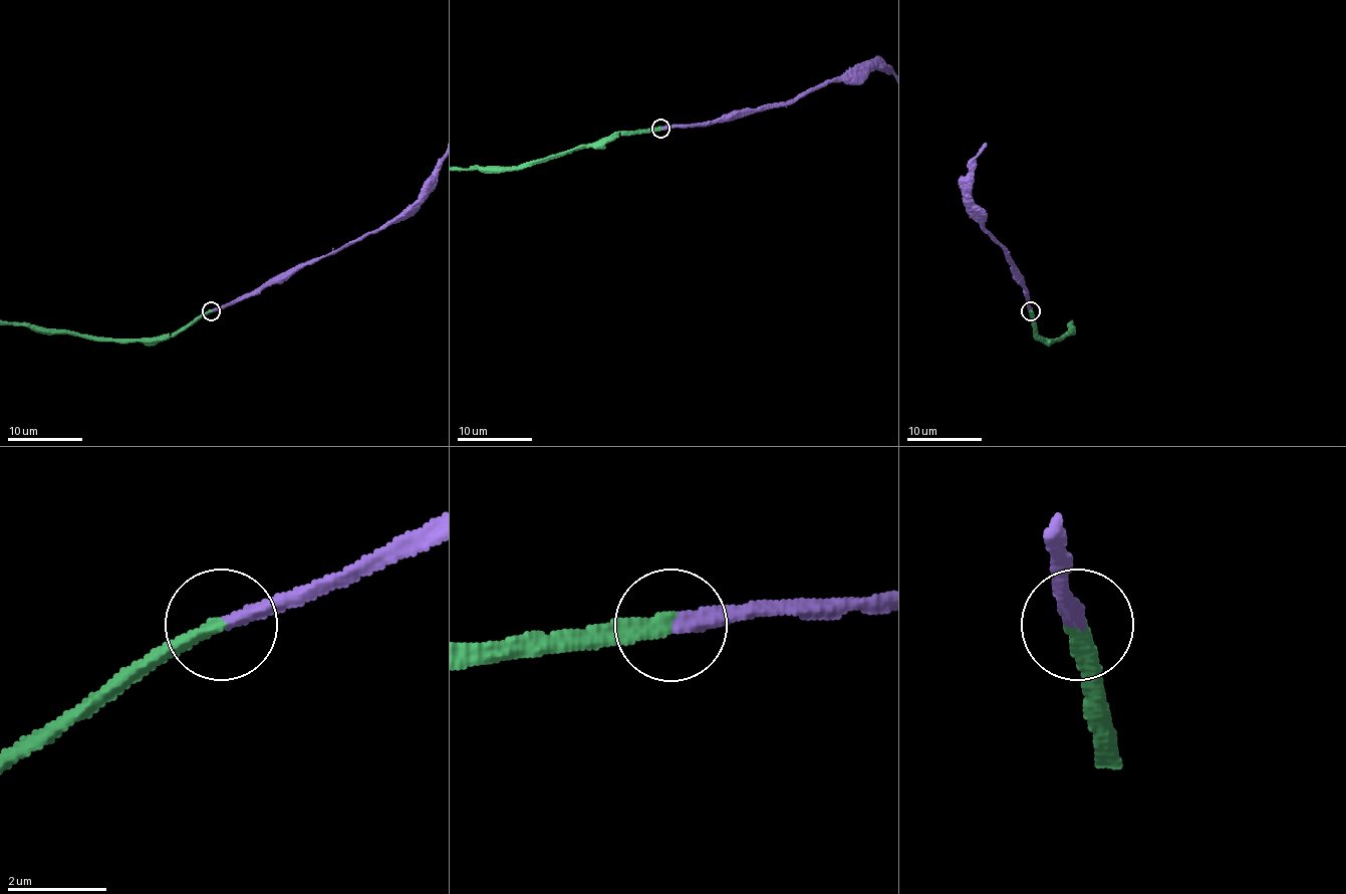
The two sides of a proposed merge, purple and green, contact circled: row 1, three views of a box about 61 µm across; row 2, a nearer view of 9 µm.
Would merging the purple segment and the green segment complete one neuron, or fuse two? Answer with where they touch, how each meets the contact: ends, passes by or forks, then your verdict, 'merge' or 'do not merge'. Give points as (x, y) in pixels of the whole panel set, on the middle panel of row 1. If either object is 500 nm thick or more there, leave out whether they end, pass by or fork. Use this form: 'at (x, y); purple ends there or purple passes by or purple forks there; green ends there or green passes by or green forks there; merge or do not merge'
at (660, 129); purple ends there; green ends there; merge

